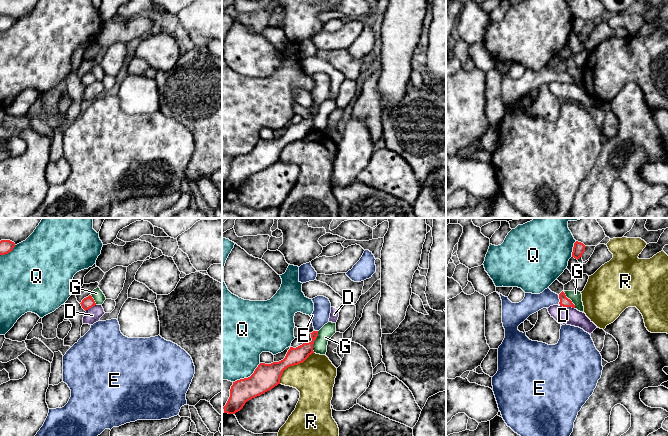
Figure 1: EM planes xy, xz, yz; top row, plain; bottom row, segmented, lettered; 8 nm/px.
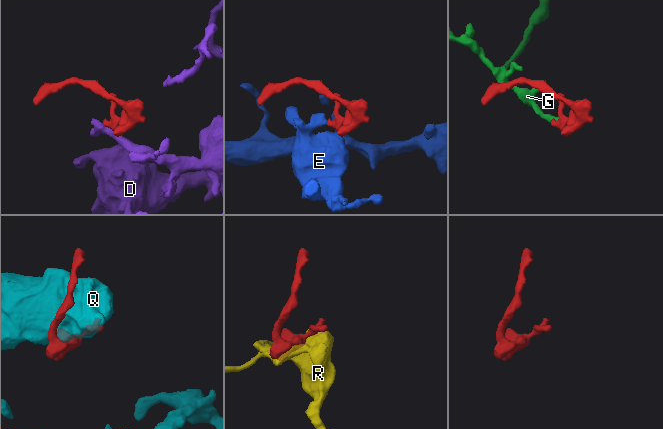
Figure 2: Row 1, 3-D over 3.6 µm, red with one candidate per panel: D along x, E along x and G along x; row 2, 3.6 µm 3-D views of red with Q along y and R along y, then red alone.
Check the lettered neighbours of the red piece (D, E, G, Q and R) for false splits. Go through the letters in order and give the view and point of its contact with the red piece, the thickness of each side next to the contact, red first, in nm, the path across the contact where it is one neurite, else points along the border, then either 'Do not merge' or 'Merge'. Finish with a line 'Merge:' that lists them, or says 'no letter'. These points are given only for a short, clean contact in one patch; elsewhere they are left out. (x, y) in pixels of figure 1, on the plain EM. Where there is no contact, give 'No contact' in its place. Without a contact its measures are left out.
D: Touches red at yz (567, 82). Thickness 80 nm (red) against 140 nm. Boundary: yz (560, 81), (574, 84). Do not merge
E: Touches red at yz (560, 76). Thickness 80 nm (red) against 160 nm. Path across: yz (564, 77), (560, 76), (541, 76), (532, 79). Merge
G: Touches red at xz (313, 118). Thickness 140 nm (red) against 110 nm. Boundary: xz (318, 107), (313, 120), (313, 128). Do not merge
Q: Touches red at xz (248, 153). Thickness 200 nm (red) against 460 nm. Do not merge
R: Touches red at xz (292, 141). Thickness 200 nm (red) against 320 nm. Do not merge
Merge: E

